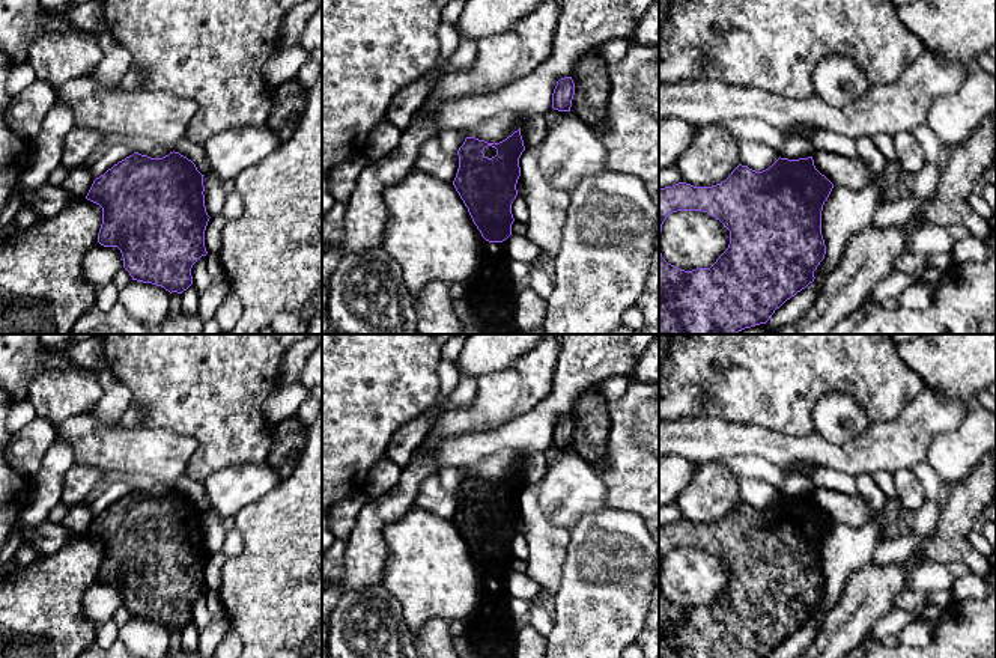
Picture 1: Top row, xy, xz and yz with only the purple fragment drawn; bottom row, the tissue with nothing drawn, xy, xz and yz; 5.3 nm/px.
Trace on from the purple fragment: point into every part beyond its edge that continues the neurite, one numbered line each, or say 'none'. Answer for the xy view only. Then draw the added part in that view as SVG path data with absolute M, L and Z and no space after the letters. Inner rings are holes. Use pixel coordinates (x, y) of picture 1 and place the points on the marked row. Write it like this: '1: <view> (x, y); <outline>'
none

